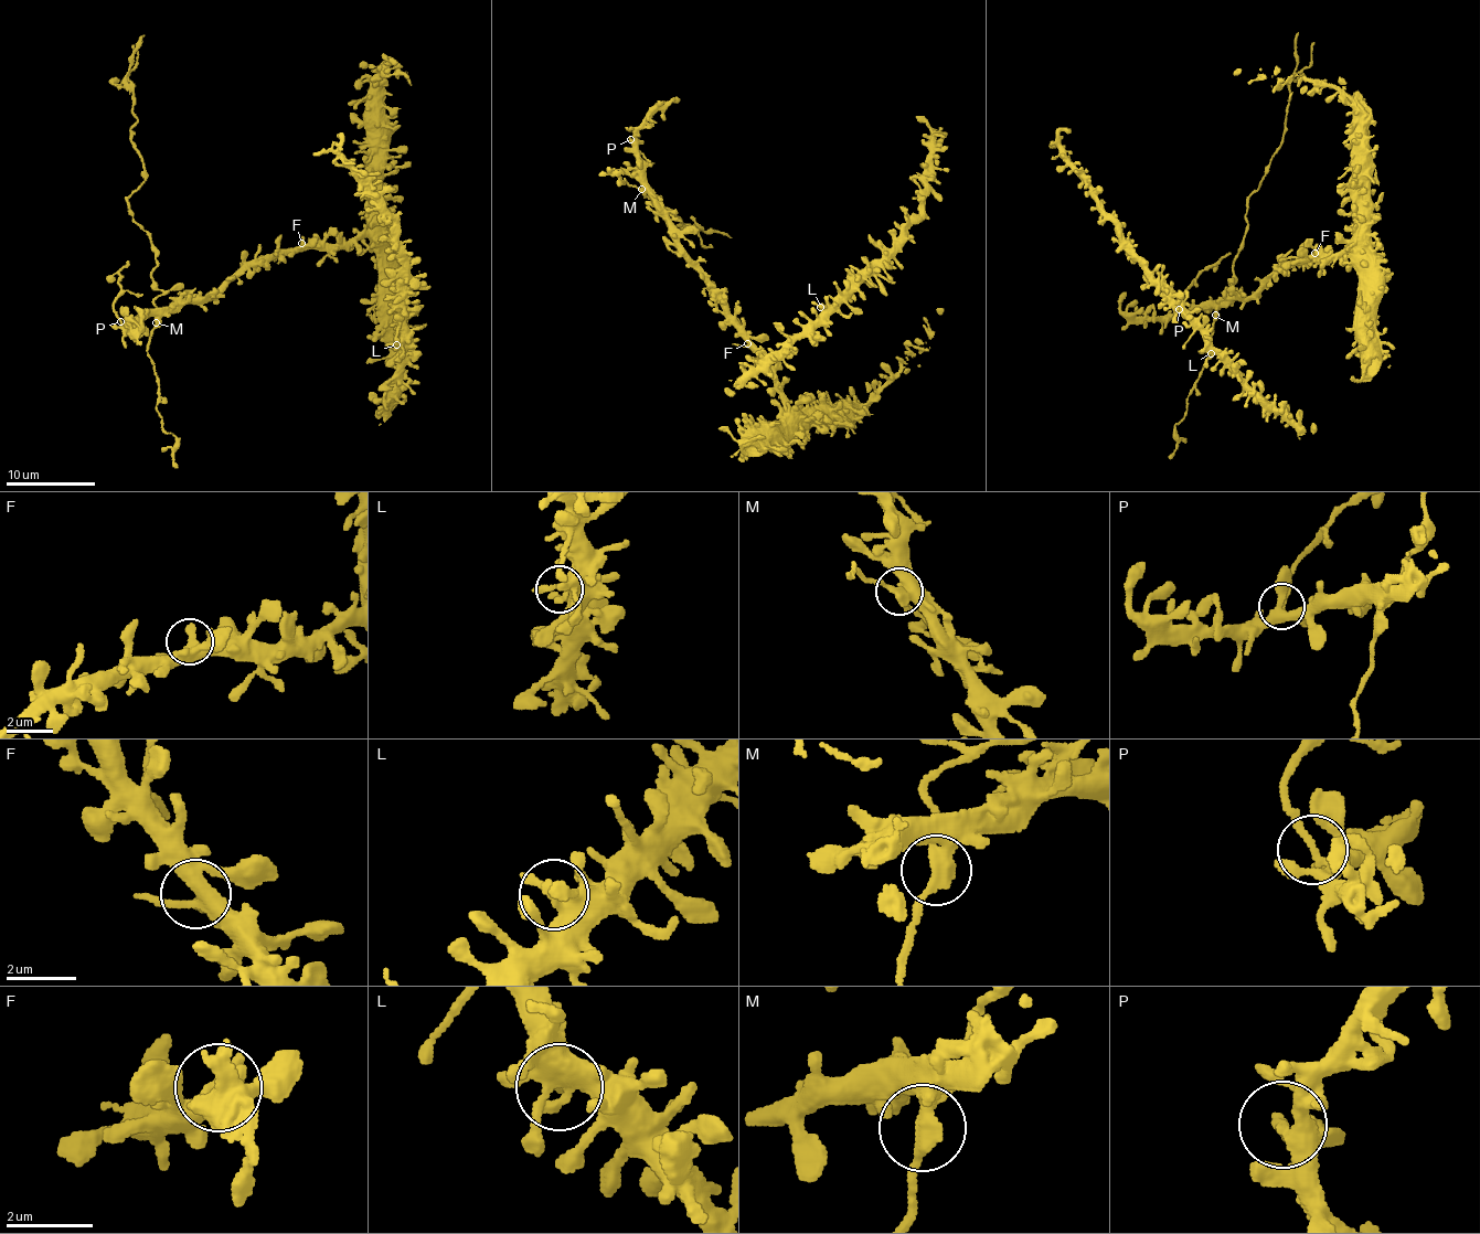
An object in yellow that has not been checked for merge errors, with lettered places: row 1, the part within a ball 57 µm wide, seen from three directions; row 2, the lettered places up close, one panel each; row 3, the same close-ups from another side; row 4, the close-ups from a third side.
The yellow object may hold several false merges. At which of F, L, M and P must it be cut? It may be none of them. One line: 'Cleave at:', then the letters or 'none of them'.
Cleave at: M, P

